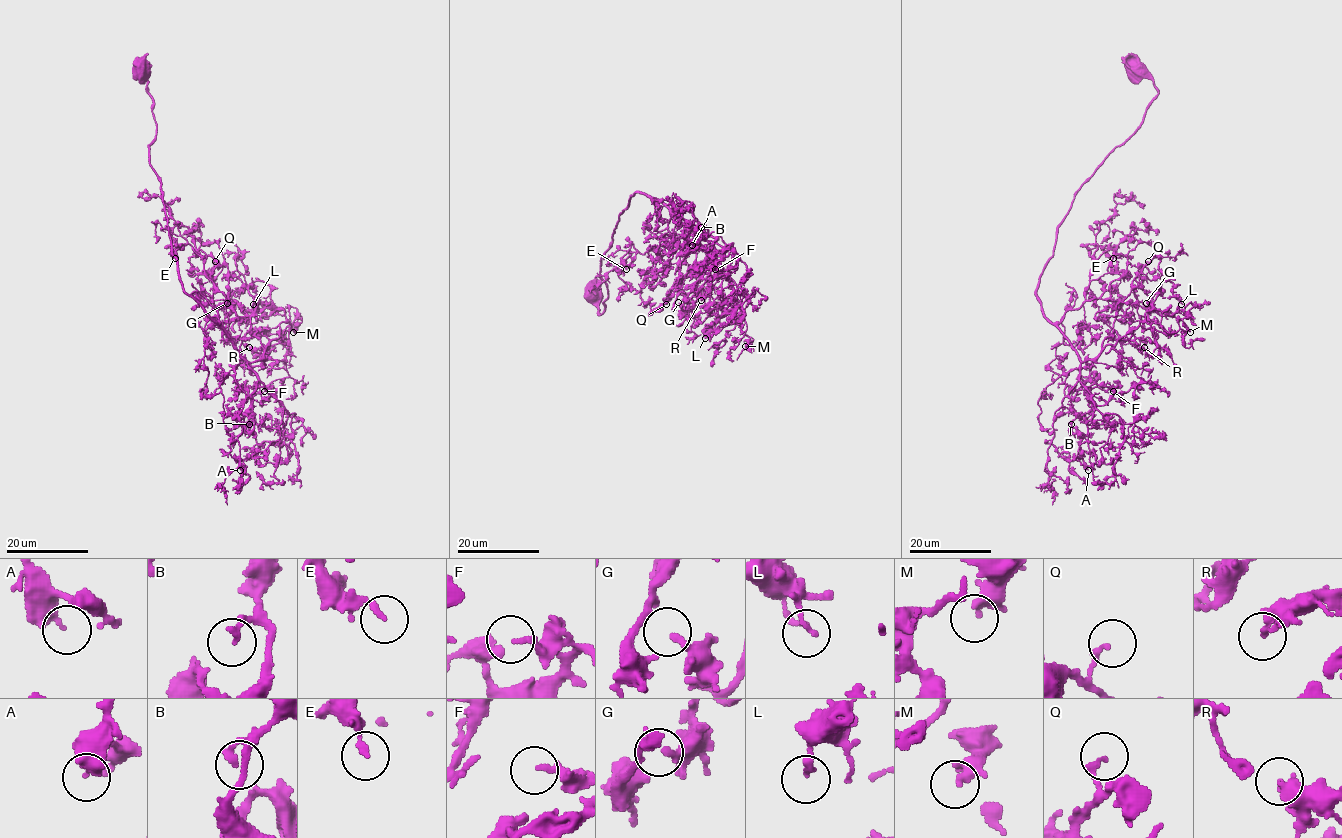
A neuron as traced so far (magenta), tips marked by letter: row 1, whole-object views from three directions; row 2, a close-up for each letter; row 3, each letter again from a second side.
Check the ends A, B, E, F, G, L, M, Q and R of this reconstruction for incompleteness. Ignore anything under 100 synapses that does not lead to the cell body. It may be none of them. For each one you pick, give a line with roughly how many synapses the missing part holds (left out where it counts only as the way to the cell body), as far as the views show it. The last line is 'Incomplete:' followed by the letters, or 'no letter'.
Incomplete: no letter

